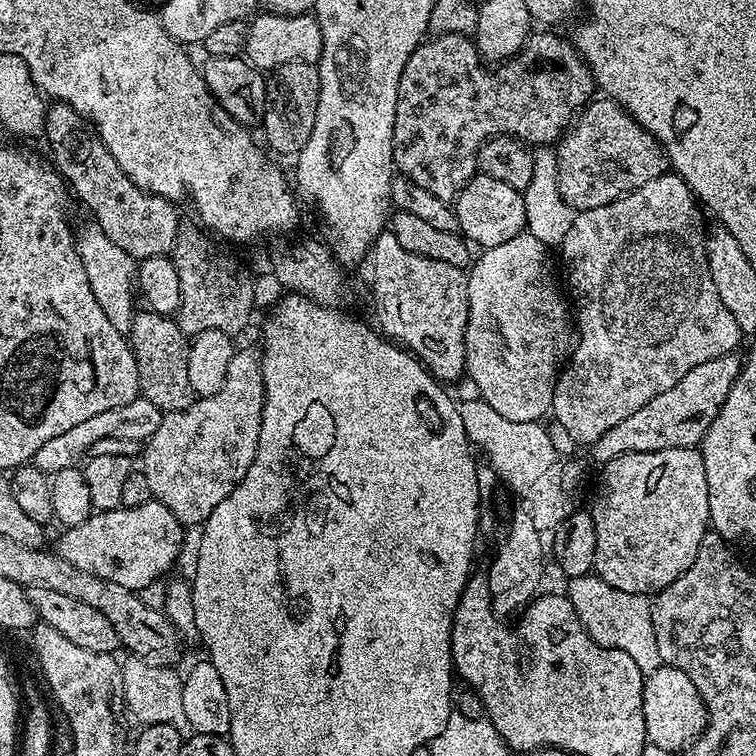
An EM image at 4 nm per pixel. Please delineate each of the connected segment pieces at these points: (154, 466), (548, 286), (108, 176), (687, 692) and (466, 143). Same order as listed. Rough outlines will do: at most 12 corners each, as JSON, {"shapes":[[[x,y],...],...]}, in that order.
{"shapes":[[[259,351],[143,445],[153,497],[203,525],[246,478],[264,410]],[[549,245],[468,272],[466,372],[516,422],[549,415],[574,316]],[[44,113],[55,167],[102,234],[166,256],[177,205],[124,173],[91,120]],[[682,670],[644,682],[647,739],[676,754],[707,727],[708,710]],[[533,31],[497,72],[436,34],[398,86],[393,165],[452,202],[492,136],[555,145],[597,87]]]}

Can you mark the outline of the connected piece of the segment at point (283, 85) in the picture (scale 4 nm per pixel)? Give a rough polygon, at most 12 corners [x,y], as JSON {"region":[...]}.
{"region":[[271,69],[262,125],[273,153],[292,158],[318,118],[320,69]]}

